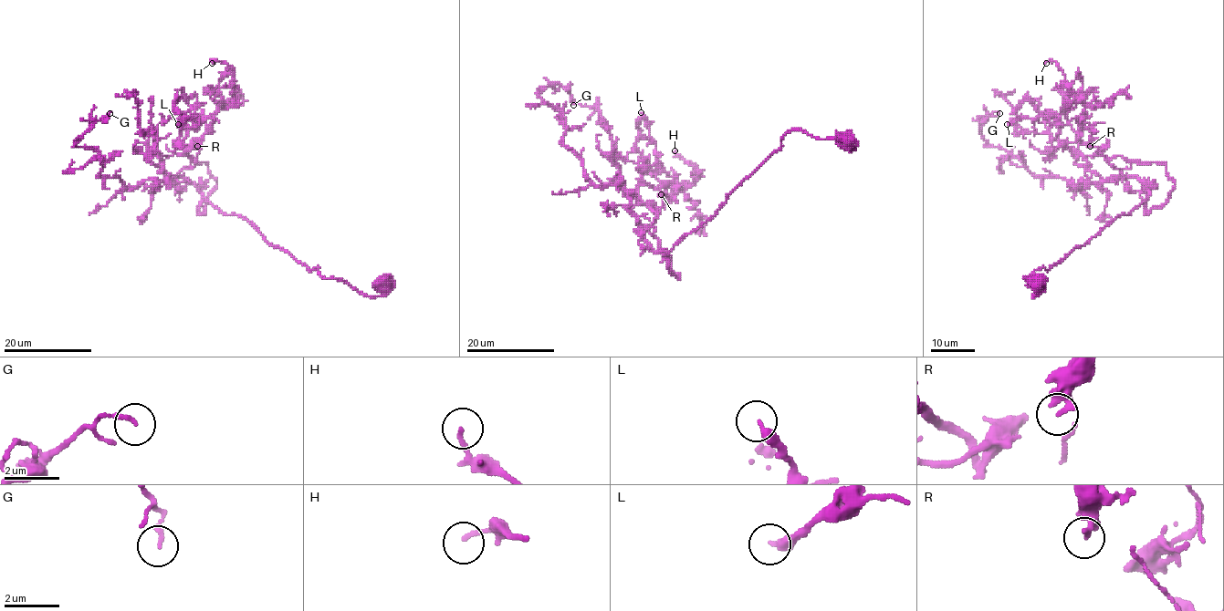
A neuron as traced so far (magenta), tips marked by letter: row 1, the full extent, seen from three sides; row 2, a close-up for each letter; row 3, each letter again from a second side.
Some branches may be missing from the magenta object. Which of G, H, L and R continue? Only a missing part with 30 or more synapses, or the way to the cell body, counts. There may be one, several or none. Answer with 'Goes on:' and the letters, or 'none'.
Goes on: none

